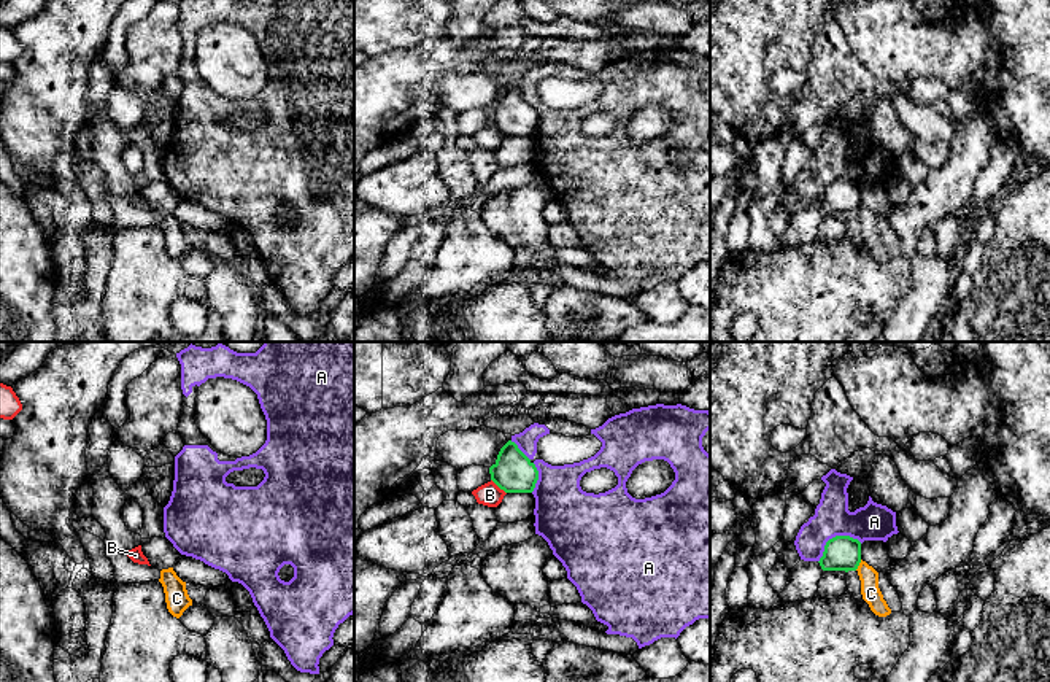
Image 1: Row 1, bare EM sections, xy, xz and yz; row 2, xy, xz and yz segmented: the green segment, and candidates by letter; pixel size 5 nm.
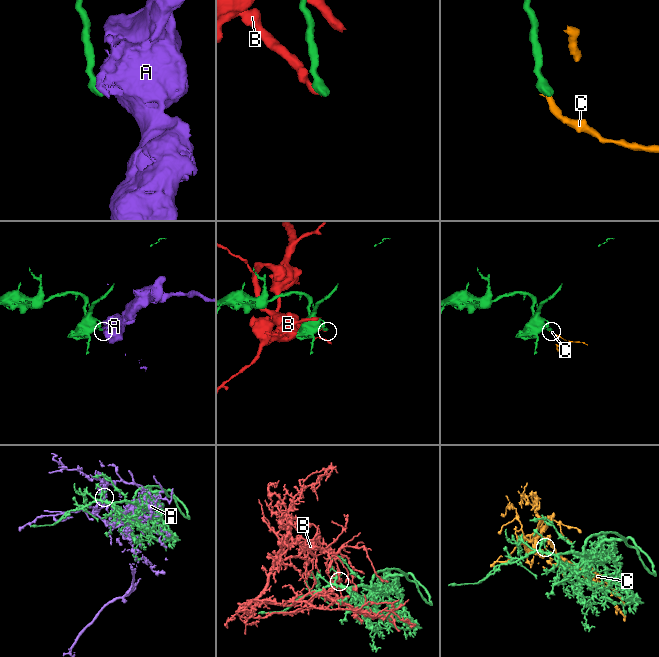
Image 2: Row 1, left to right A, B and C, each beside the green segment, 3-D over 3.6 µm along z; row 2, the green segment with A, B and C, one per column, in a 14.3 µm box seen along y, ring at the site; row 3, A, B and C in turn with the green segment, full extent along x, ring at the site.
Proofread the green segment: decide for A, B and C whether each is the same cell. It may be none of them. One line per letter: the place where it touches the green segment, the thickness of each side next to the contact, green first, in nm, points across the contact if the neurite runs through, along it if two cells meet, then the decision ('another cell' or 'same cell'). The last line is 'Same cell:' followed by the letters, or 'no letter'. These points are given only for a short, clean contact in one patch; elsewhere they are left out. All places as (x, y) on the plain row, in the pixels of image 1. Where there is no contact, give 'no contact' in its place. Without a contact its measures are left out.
A: yz (836, 180) | 180/190 nm | along yz (861, 186), (849, 180), (833, 180), (826, 186), (818, 205) | another cell
B: xz (499, 131) | 200/120 nm | along xz (491, 123), (505, 137) | another cell
C: yz (858, 209) | 180/100 nm | along yz (861, 204), (855, 213) | another cell
Same cell: no letter

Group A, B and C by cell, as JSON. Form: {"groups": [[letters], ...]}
{"groups": [["A"], ["B", "C"]]}

